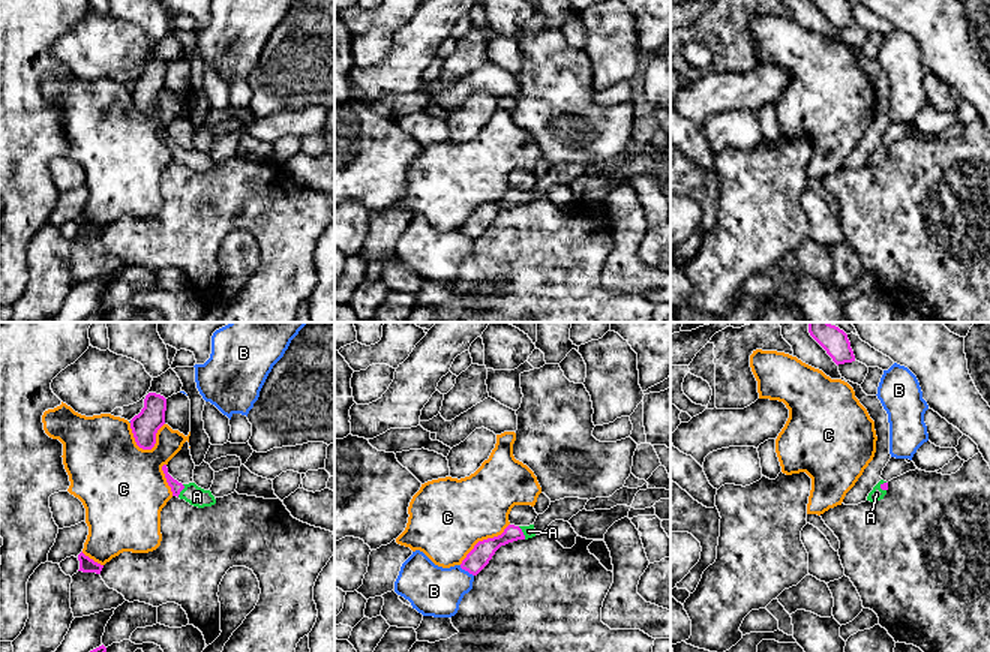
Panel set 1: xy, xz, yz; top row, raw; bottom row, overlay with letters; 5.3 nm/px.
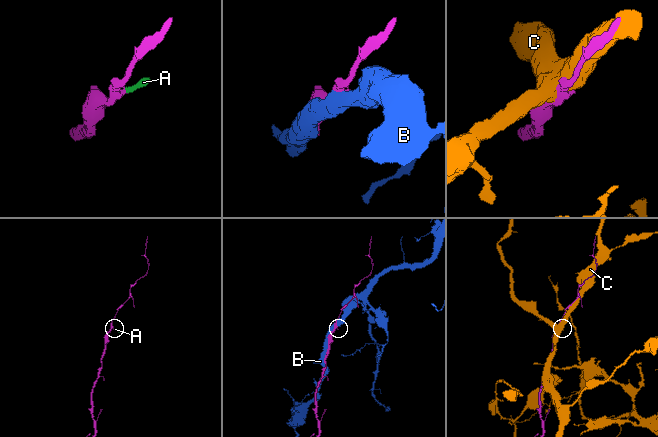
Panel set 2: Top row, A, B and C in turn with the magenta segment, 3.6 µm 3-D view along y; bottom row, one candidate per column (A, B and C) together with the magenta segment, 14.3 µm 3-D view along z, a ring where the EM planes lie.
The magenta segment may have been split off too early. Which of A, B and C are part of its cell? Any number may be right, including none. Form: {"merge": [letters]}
{"merge": ["A"]}

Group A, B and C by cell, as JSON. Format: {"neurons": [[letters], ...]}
{"neurons": [["A"], ["B"], ["C"]]}

